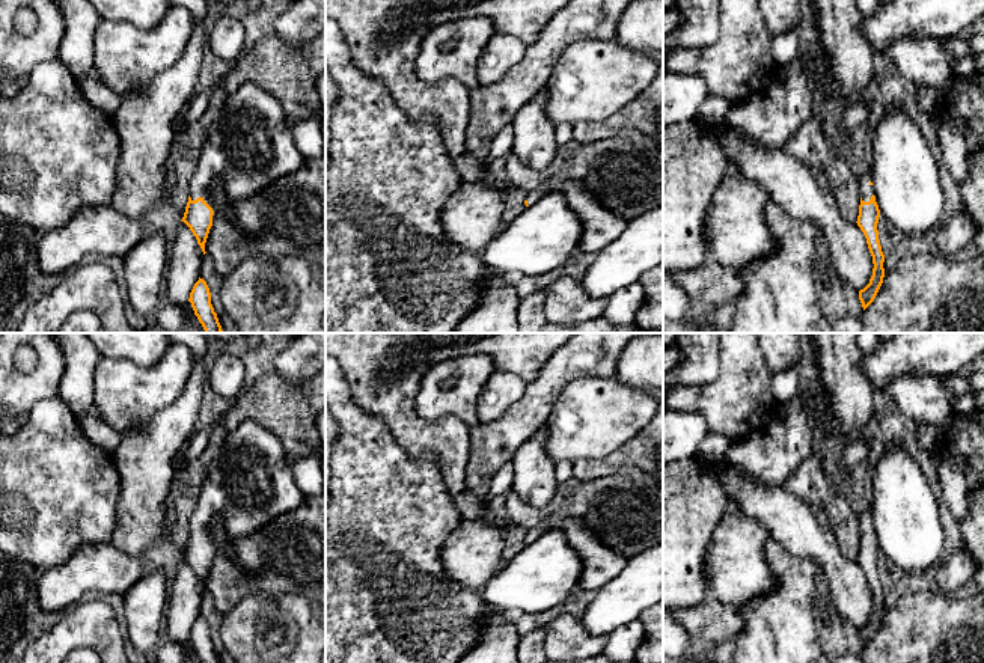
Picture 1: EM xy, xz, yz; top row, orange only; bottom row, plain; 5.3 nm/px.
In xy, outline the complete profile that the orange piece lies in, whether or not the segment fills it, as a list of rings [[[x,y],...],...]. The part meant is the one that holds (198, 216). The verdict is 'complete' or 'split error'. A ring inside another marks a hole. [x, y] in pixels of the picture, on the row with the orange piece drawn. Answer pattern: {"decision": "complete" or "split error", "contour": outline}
{"decision": "split error", "contour": [[[244,83],[225,95],[218,116],[206,128],[200,157],[190,178],[188,202],[181,222],[190,228],[205,255],[214,211],[203,200],[203,193],[211,182],[220,182],[231,200],[243,200],[262,191],[276,179],[294,173],[304,163],[306,158],[294,143],[291,124],[280,101],[255,83]]]}

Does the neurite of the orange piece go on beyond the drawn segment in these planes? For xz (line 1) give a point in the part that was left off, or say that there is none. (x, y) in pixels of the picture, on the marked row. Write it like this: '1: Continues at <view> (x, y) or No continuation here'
1: Continues at xz (532, 196)

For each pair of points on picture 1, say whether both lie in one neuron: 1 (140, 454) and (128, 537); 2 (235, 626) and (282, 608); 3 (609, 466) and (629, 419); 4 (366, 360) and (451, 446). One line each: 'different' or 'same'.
1: same
2: same
3: different
4: same

